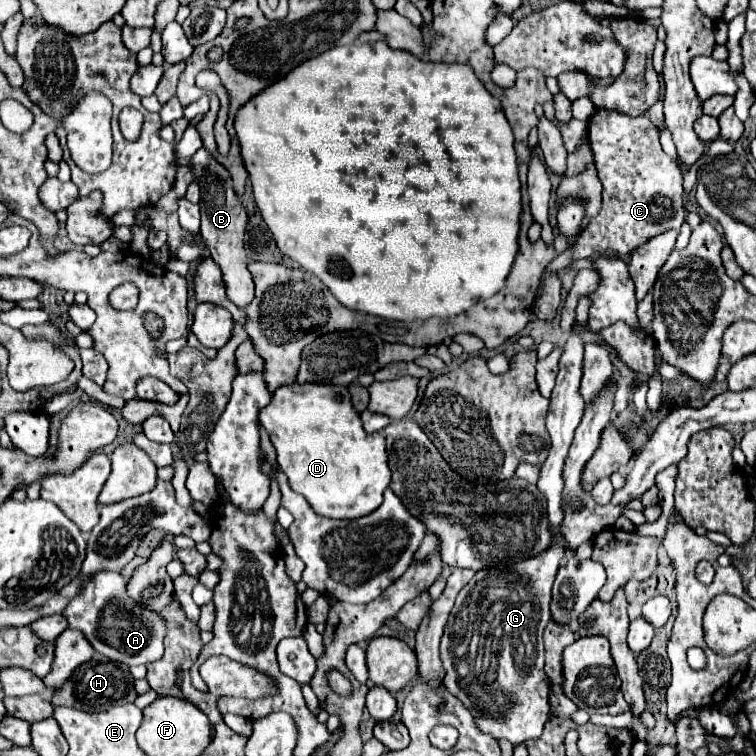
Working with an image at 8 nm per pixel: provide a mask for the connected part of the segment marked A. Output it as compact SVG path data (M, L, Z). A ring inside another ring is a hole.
M95 574L91 580L85 580L81 594L69 602L63 616L67 618L69 628L81 630L99 654L113 658L115 662L125 662L127 666L147 664L163 654L165 624L159 614L147 612L143 606L133 604L133 600L125 594L125 582L127 578L121 574Z

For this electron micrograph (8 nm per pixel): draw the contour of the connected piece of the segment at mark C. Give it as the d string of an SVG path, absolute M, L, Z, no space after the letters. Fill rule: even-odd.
M597 110L589 120L589 138L593 152L597 152L595 166L602 184L601 210L575 244L547 266L547 270L553 272L593 254L631 254L637 246L645 244L647 238L671 228L679 230L685 222L681 170L663 152L659 134L647 116L629 118L625 114ZM625 170L627 176L623 174Z

